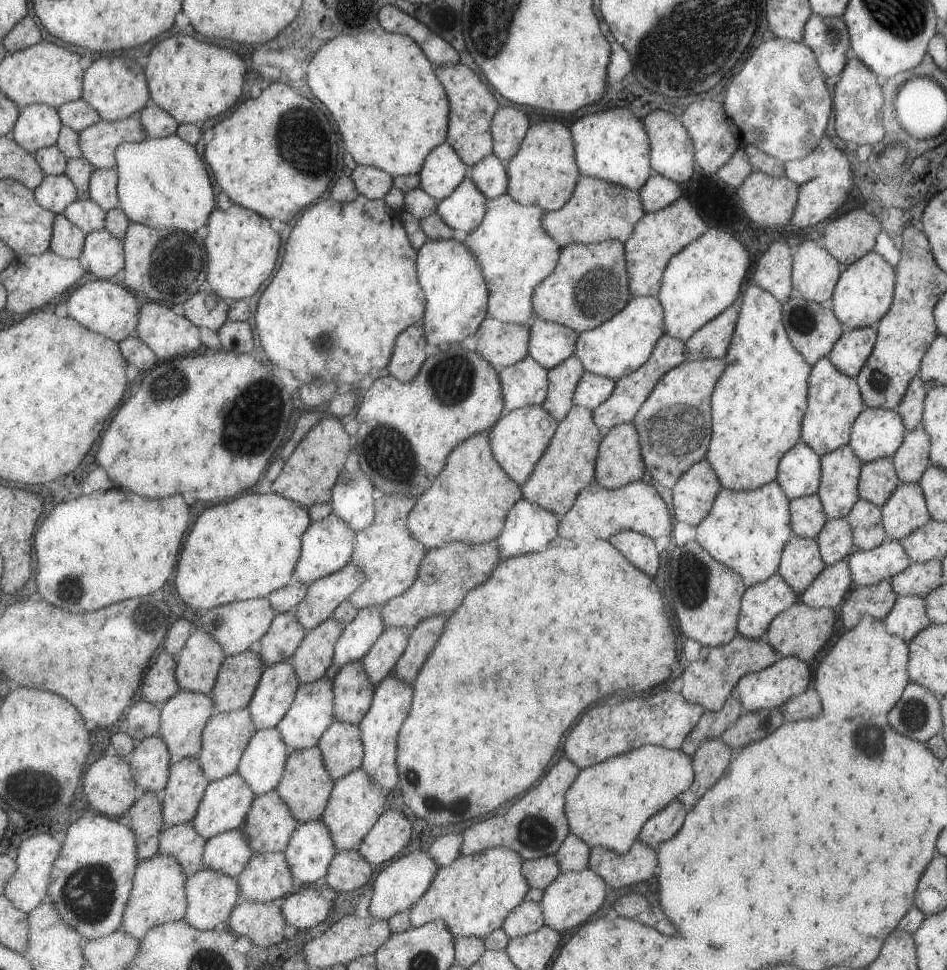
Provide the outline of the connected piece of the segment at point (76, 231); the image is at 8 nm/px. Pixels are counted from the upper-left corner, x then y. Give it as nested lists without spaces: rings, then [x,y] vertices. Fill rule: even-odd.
[[[56,215],[51,250],[66,259],[81,258],[86,235],[86,232],[79,226],[75,226],[67,216]]]

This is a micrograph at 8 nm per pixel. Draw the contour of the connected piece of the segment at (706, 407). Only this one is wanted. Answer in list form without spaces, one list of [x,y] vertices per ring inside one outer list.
[[[739,296],[725,310],[698,328],[693,334],[682,343],[686,360],[674,366],[661,376],[660,380],[653,387],[653,390],[646,396],[643,404],[635,413],[632,423],[638,432],[638,443],[640,446],[642,461],[651,478],[654,478],[665,486],[671,488],[675,481],[692,465],[706,458],[706,452],[712,433],[712,418],[710,417],[710,396],[715,383],[719,380],[727,363],[726,357],[728,344],[740,309]]]

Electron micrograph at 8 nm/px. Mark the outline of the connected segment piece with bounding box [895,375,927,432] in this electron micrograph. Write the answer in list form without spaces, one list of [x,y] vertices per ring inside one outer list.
[[[915,375],[908,384],[906,393],[901,402],[895,408],[895,412],[902,418],[904,430],[914,431],[915,428],[921,429],[923,399],[926,395],[926,388],[922,380]]]

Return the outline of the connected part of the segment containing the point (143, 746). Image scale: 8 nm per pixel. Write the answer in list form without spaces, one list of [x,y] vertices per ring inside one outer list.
[[[160,734],[138,742],[130,763],[141,792],[165,792],[173,762],[169,745]]]

